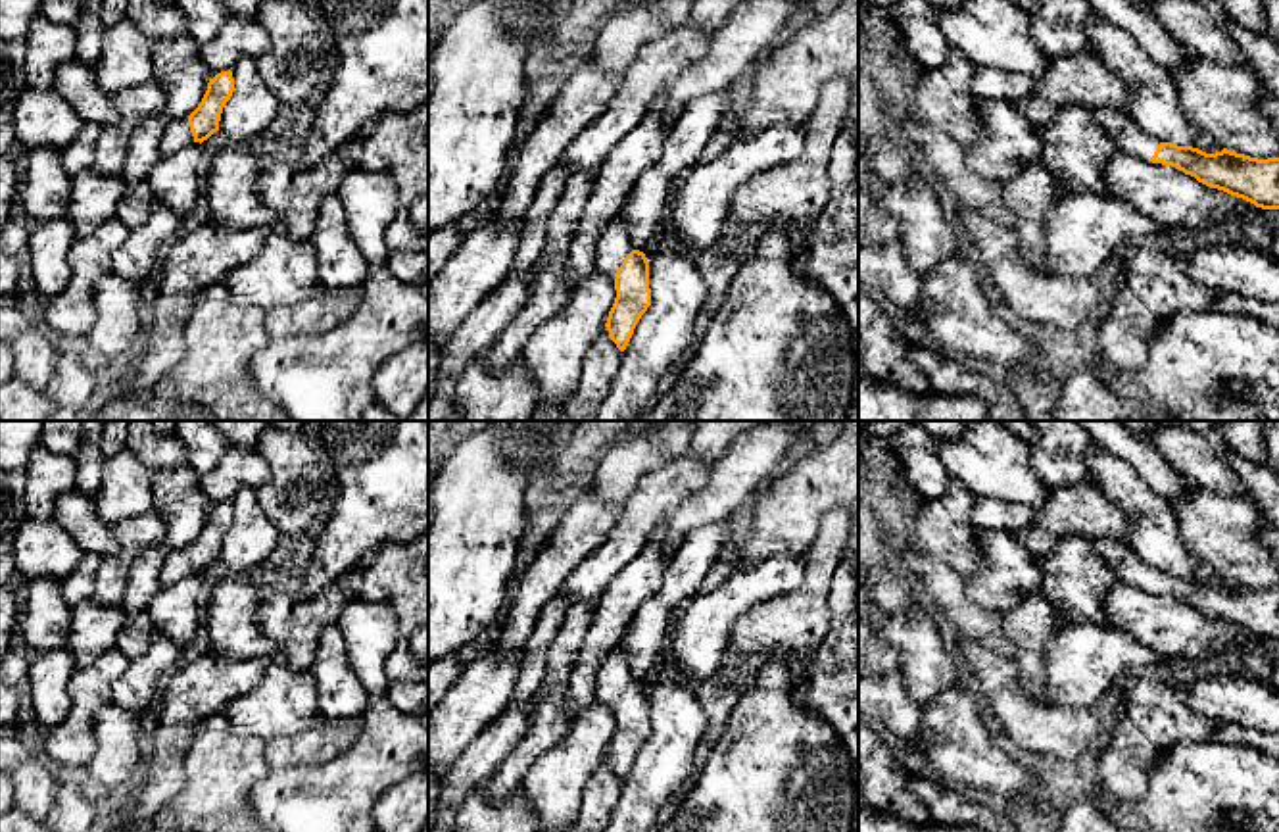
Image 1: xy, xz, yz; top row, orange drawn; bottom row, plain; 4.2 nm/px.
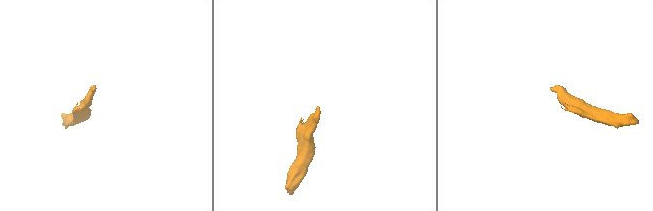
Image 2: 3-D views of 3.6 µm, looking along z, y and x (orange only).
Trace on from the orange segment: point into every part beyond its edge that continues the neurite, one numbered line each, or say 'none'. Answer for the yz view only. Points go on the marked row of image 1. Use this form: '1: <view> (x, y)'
1: yz (1132, 139)

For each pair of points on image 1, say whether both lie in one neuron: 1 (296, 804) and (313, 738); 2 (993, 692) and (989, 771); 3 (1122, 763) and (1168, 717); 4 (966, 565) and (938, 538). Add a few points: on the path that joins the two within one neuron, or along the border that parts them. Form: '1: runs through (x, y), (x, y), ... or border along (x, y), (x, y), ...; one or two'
1: border along (350, 746), (323, 763), (294, 763), (273, 769); two
2: border along (978, 698), (984, 708); two
3: runs through (1134, 752), (1157, 729); one
4: runs through (959, 558), (945, 544); one

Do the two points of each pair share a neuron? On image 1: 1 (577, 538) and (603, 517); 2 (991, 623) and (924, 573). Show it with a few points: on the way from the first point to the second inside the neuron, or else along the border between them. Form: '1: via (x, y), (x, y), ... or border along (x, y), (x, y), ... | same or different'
1: via (582, 533), (598, 517) | same
2: via (974, 619), (941, 587) | same

